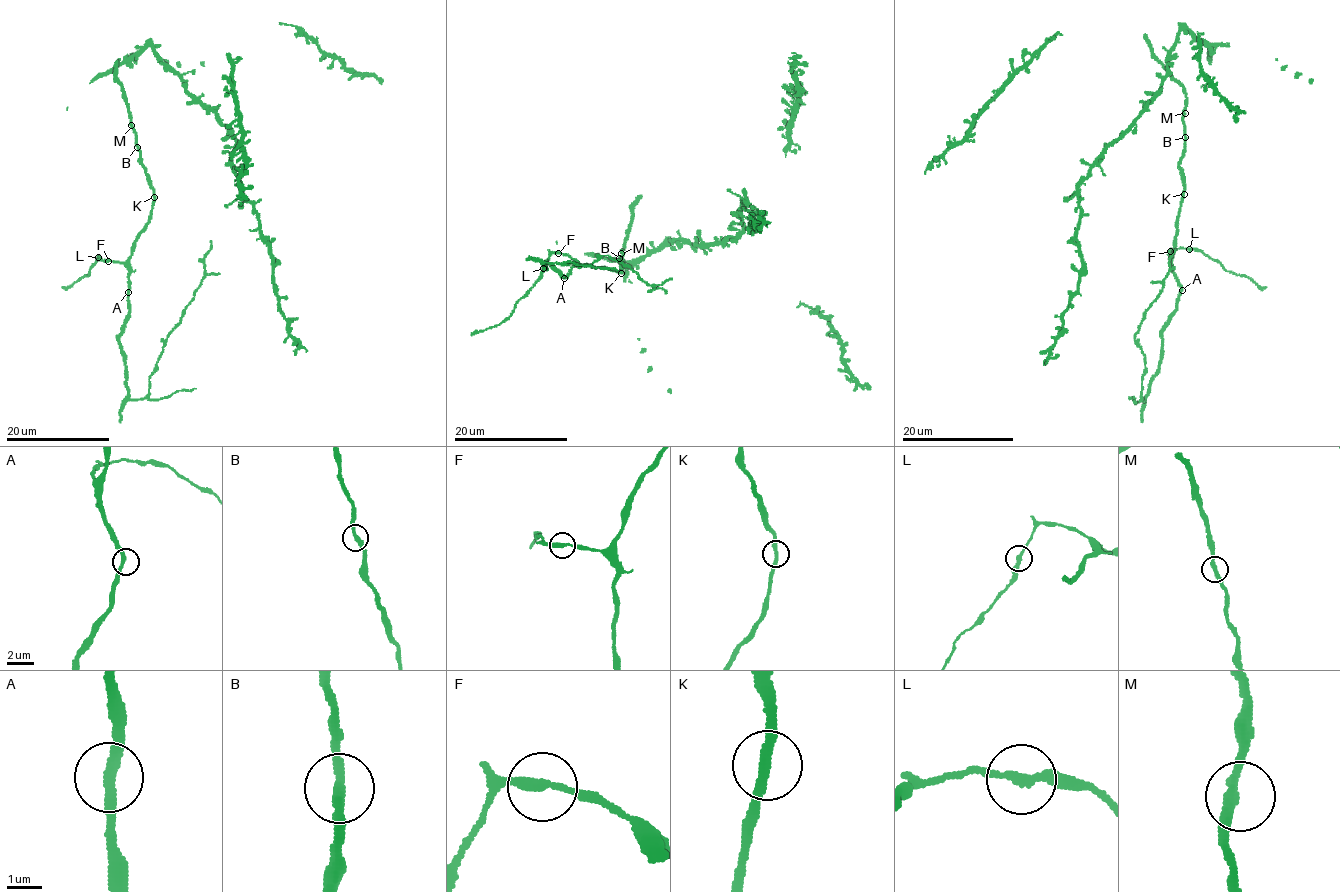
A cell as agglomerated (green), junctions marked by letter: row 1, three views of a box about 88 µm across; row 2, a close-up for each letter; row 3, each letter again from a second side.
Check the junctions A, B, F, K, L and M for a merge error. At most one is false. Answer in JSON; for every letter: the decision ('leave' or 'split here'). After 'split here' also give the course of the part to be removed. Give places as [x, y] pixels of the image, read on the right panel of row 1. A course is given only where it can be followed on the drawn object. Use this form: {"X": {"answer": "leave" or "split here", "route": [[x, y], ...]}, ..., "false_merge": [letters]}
{"A": {"answer": "leave"}, "B": {"answer": "leave"}, "F": {"answer": "leave"}, "K": {"answer": "leave"}, "L": {"answer": "leave"}, "M": {"answer": "leave"}, "false_merge": []}

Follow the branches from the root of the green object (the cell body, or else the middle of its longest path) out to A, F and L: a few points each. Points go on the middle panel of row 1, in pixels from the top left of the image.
A: (623, 250), (617, 261), (622, 263), (623, 271), (619, 273), (579, 263), (564, 278)
F: (623, 250), (617, 261), (622, 263), (623, 271), (619, 273), (583, 266), (558, 253)
L: (623, 250), (617, 261), (622, 263), (623, 271), (619, 273), (583, 266), (562, 253), (553, 253), (543, 268)

